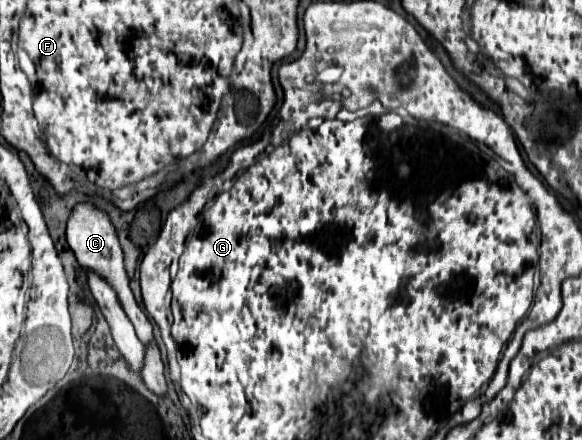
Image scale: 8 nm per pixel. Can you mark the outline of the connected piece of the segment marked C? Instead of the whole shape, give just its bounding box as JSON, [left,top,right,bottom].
[66,204,154,346]

